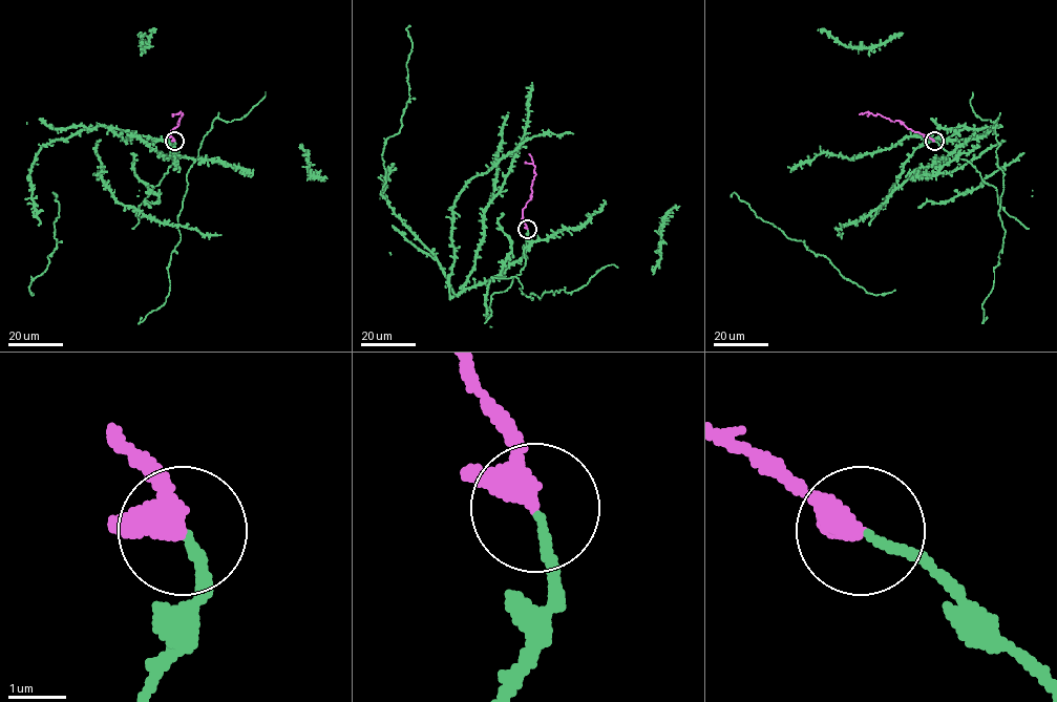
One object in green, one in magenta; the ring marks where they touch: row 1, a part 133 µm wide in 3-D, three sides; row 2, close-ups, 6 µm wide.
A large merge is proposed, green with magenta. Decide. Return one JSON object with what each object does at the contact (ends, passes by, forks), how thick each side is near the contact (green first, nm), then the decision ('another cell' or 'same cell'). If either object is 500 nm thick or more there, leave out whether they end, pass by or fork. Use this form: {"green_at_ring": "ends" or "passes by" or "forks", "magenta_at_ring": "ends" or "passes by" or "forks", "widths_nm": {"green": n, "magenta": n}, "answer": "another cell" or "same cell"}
{"green_at_ring": "ends", "magenta_at_ring": "passes by", "widths_nm": {"green": 140, "magenta": 340}, "answer": "same cell"}

